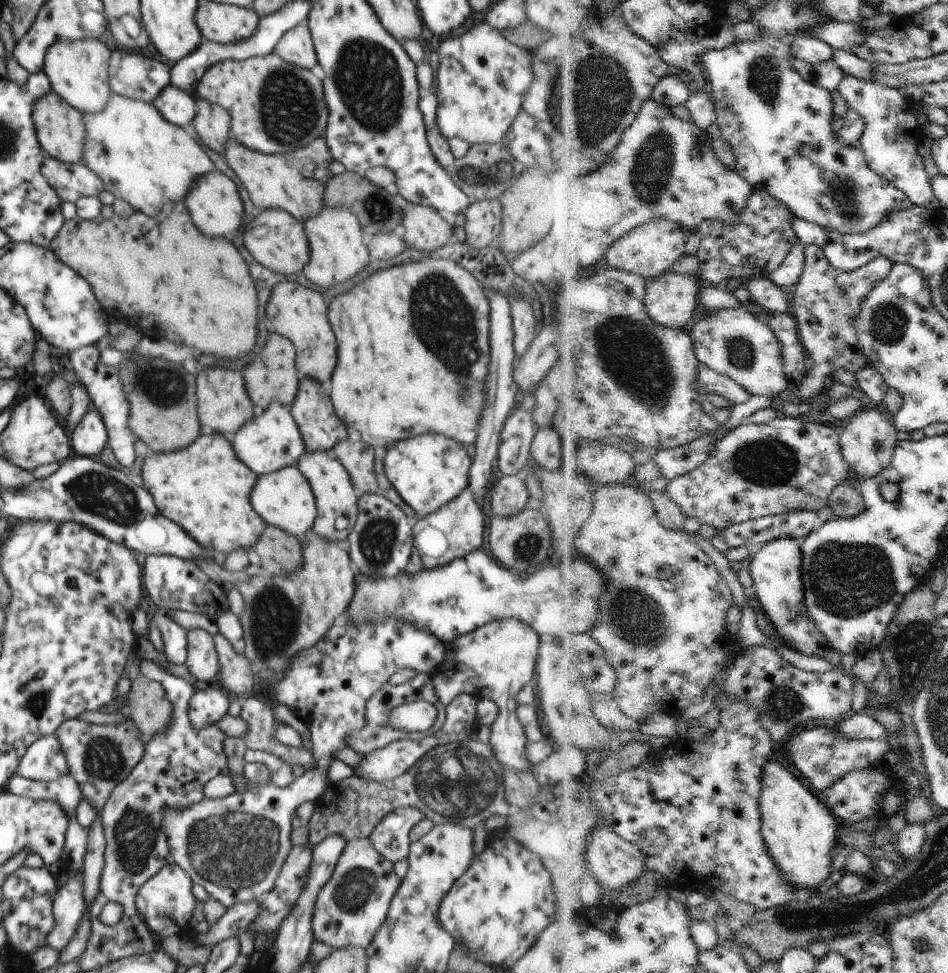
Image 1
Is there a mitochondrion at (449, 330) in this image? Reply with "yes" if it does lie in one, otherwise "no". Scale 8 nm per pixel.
yes

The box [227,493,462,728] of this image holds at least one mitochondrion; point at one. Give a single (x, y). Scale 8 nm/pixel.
(272, 620)

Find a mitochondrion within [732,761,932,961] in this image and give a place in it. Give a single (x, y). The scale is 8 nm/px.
(788, 924)

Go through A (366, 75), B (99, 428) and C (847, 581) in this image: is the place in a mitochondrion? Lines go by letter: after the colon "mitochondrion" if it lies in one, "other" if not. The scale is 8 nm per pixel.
A: mitochondrion
B: other
C: mitochondrion

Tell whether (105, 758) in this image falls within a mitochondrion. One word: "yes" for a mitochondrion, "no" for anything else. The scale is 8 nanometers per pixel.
yes

